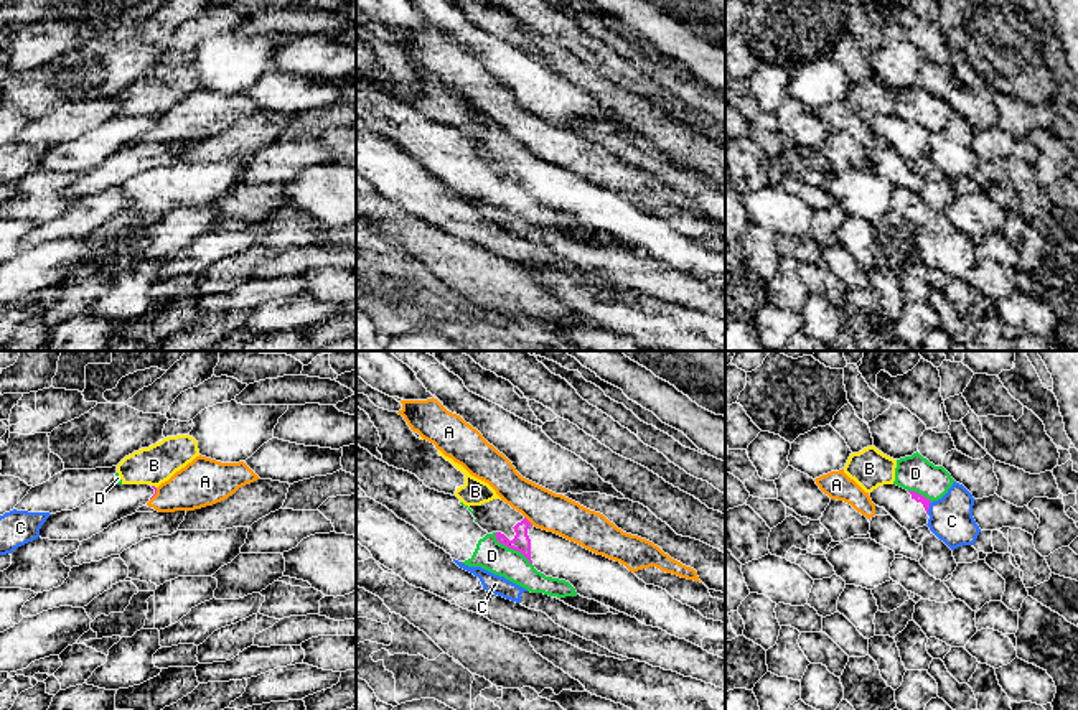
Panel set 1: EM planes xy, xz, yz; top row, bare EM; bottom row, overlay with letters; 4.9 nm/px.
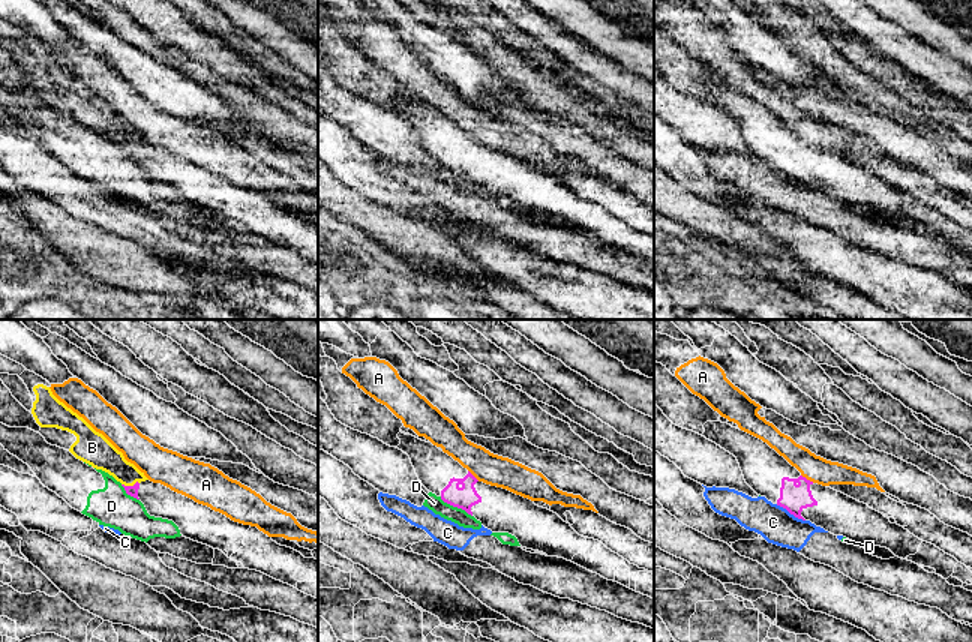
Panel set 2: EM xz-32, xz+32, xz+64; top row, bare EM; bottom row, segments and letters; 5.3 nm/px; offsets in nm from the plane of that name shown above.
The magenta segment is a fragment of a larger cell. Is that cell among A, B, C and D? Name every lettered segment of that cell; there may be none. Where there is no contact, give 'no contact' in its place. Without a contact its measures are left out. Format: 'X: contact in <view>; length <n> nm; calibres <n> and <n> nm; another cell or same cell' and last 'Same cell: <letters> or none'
A: contact in xz; length 60 nm; calibres 90 and 190 nm; another cell
B: contact in xy; length 30 nm; calibres 20 and 190 nm; another cell
C: contact in yz; length 70 nm; calibres 50 and 220 nm; another cell
D: contact in xz; length 240 nm; calibres 90 and 150 nm; another cell
Same cell: none

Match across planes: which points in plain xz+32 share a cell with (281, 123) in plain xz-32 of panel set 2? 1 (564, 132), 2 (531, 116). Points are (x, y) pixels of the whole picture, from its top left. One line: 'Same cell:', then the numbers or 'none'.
Same cell: none

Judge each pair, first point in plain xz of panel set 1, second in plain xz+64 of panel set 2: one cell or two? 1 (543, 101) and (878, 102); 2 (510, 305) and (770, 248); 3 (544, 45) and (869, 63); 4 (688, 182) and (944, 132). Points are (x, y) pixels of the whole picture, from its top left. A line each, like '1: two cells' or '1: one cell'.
1: two cells
2: one cell
3: two cells
4: two cells

